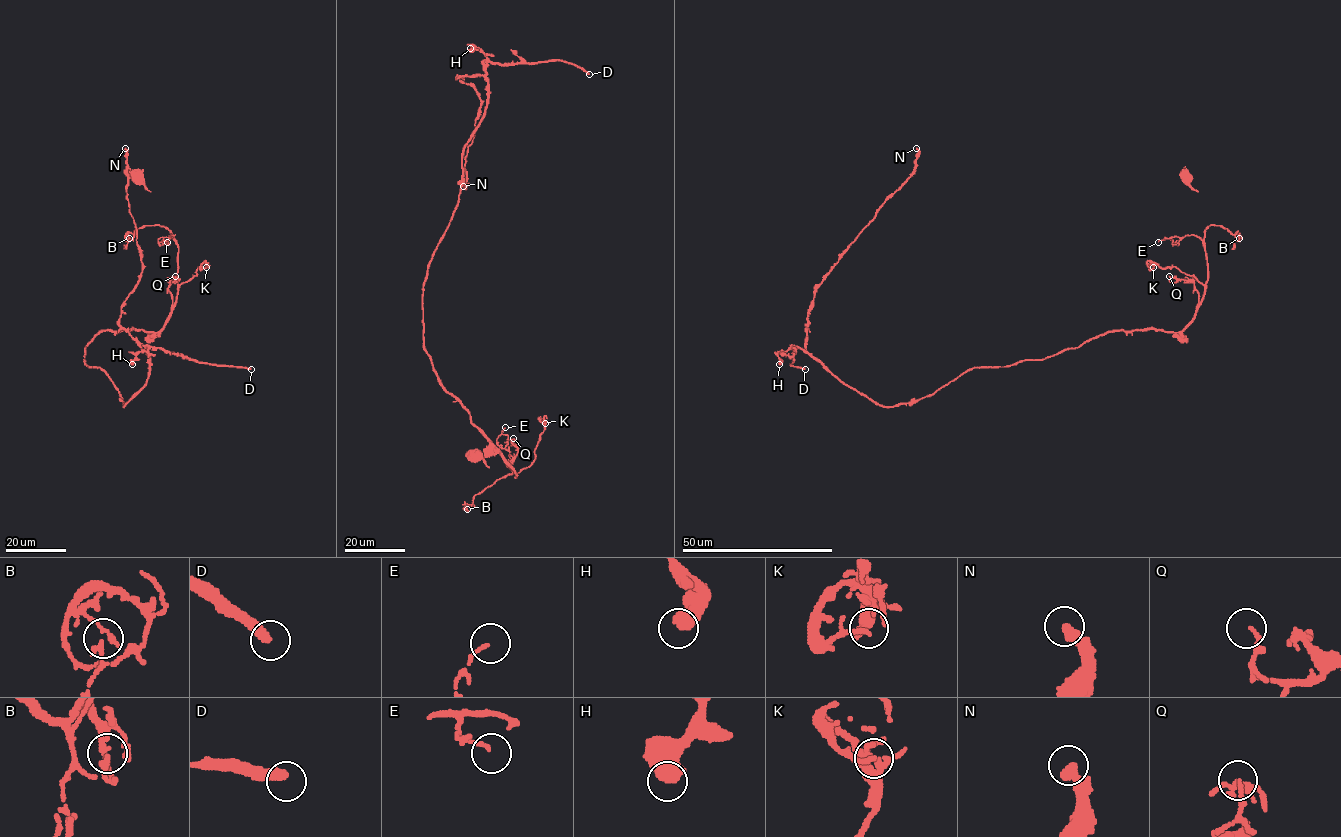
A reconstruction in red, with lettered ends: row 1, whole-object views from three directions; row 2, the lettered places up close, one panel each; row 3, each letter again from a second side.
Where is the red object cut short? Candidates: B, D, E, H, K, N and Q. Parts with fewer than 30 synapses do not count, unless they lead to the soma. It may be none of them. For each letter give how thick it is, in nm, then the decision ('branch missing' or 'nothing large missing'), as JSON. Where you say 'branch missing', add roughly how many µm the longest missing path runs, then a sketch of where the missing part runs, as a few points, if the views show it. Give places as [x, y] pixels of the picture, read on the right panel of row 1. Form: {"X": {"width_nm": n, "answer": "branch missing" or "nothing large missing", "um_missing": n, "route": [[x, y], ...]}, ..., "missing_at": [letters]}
{"B": {"width_nm": 200, "answer": "nothing large missing"}, "D": {"width_nm": 380, "answer": "branch missing", "um_missing": 60, "route": [[805, 369], [809, 372], [809, 380], [814, 382], [824, 355], [840, 345], [841, 354]]}, "E": {"width_nm": 120, "answer": "nothing large missing"}, "H": {"width_nm": 650, "answer": "nothing large missing"}, "K": {"width_nm": 120, "answer": "nothing large missing"}, "N": {"width_nm": 400, "answer": "nothing large missing"}, "Q": {"width_nm": 130, "answer": "nothing large missing"}, "missing_at": ["D"]}

